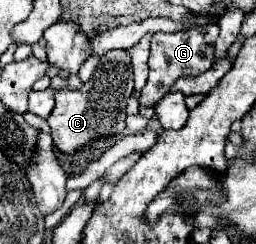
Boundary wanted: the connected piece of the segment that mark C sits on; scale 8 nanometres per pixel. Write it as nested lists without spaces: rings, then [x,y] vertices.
[[[111,50],[103,54],[99,66],[93,72],[93,90],[57,90],[55,108],[47,122],[51,126],[51,138],[61,154],[75,154],[89,142],[105,136],[125,132],[125,106],[133,94],[133,68],[125,50]]]

